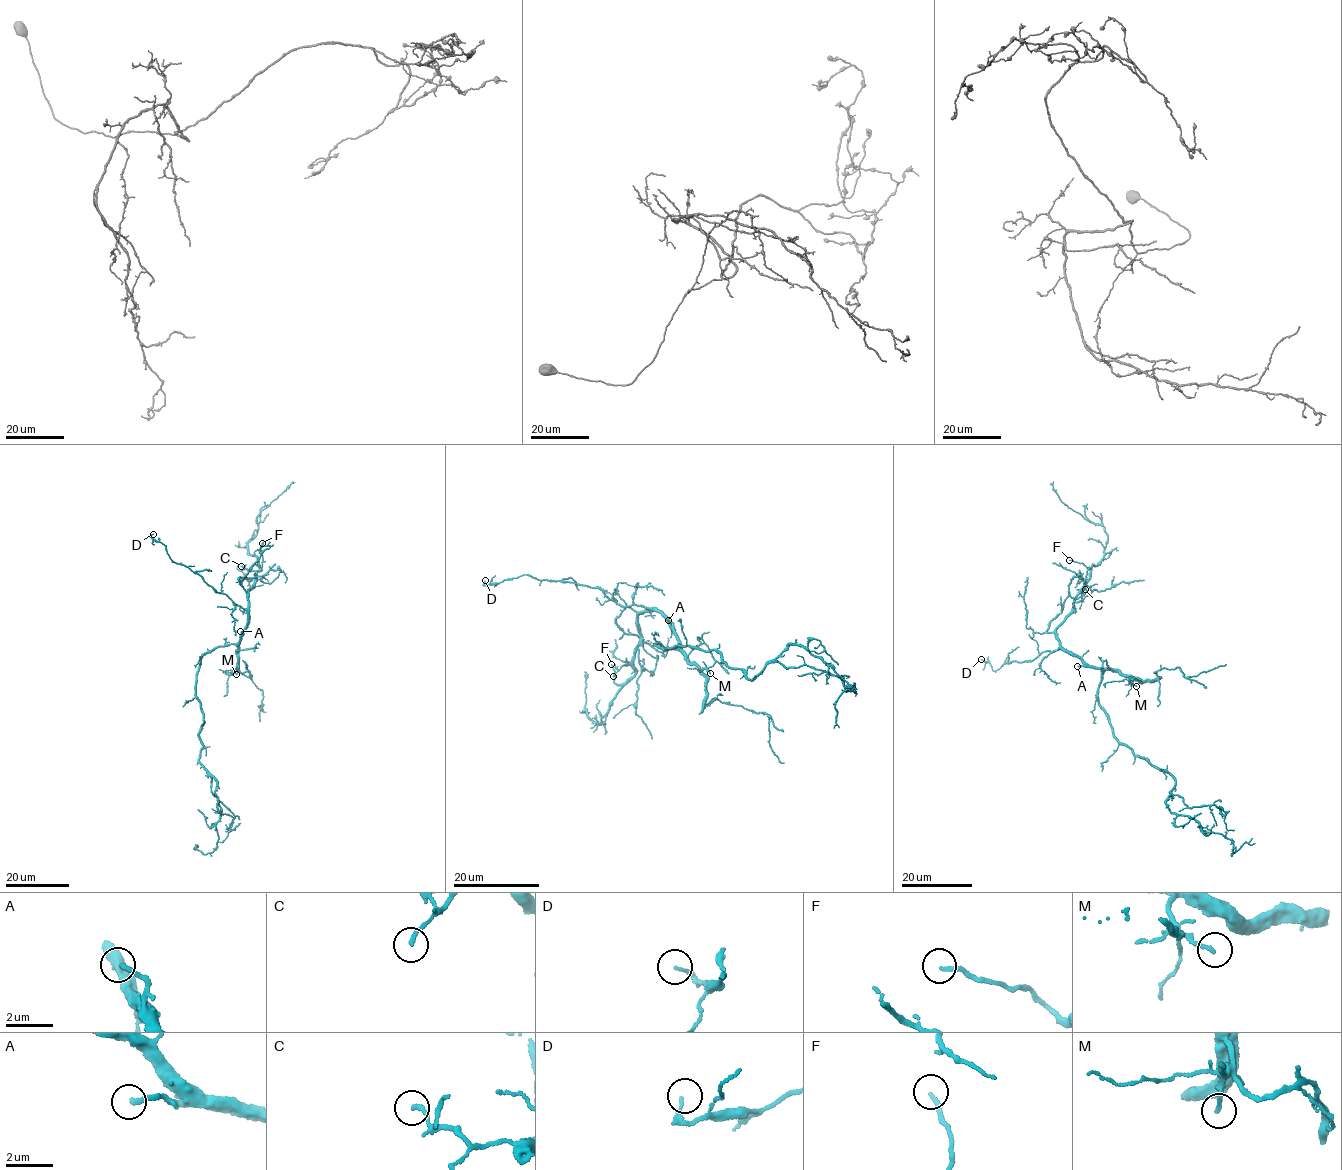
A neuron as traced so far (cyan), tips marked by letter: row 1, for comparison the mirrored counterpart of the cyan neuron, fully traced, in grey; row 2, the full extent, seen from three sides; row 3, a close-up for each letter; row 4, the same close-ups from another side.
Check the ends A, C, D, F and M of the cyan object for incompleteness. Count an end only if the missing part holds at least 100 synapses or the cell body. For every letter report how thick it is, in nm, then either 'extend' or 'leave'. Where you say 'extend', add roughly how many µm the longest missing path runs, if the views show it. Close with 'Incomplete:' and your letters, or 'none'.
A: 180 nm thick; leave
C: 170 nm thick; leave
D: 110 nm thick; leave
F: 170 nm thick; leave
M: 150 nm thick; leave
Incomplete: none

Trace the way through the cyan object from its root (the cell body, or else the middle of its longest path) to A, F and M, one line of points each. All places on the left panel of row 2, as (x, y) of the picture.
A: (212, 651), (235, 644), (242, 639), (240, 631)
F: (212, 651), (242, 639), (249, 622), (248, 590), (260, 569), (254, 552), (262, 543)
M: (212, 651), (222, 646), (237, 646), (236, 674)

